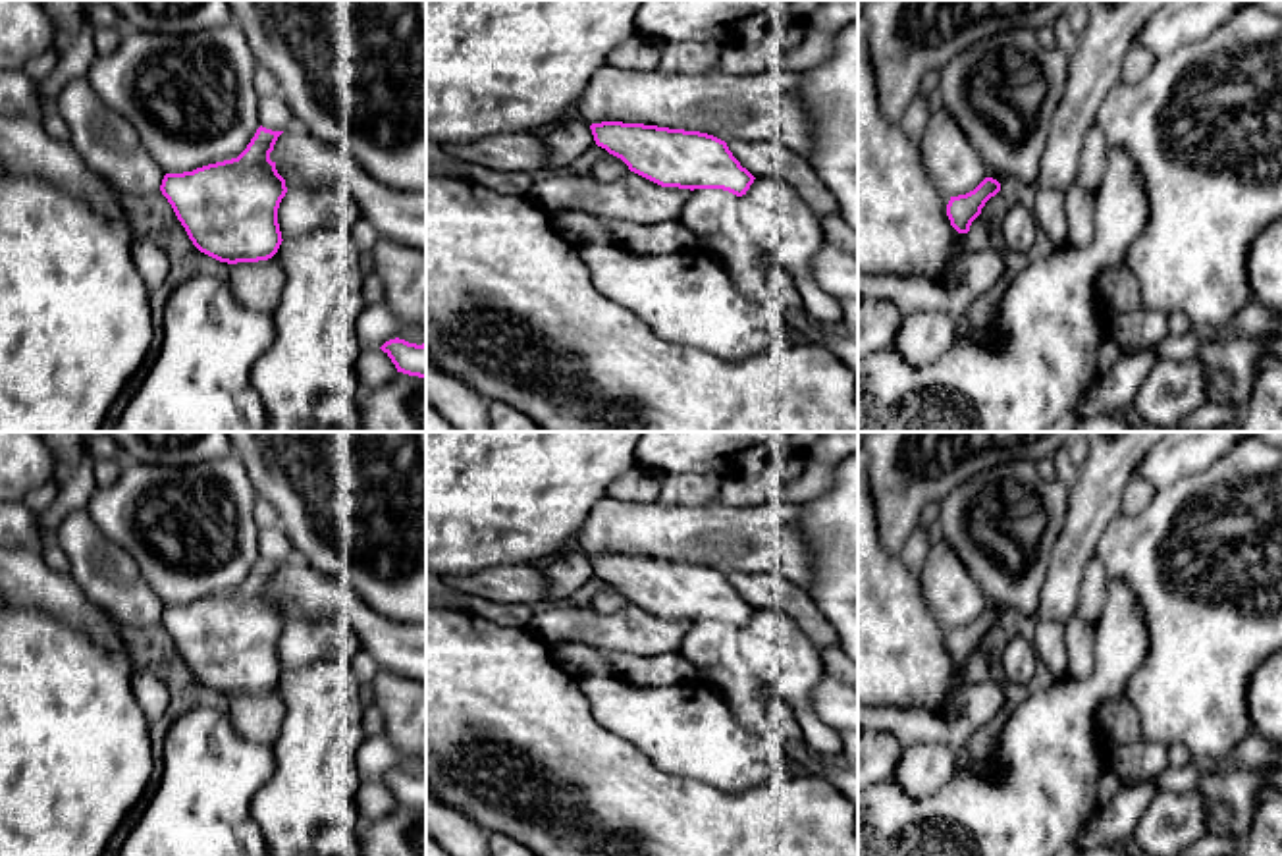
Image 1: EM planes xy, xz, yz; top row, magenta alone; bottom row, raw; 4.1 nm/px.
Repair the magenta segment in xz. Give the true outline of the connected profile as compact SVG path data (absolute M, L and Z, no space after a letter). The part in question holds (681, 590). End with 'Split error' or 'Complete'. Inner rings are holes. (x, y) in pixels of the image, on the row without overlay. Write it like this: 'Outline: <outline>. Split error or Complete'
Outline: M623 553L590 561L598 578L661 619L723 621L742 629L756 611L725 573L708 565Z. Complete

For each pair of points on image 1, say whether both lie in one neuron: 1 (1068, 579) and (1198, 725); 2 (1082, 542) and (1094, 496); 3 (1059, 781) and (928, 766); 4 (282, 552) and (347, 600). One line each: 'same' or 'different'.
1: different
2: same
3: different
4: different

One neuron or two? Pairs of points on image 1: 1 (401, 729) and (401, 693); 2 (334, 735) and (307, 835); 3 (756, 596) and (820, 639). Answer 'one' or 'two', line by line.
1: one
2: one
3: one

